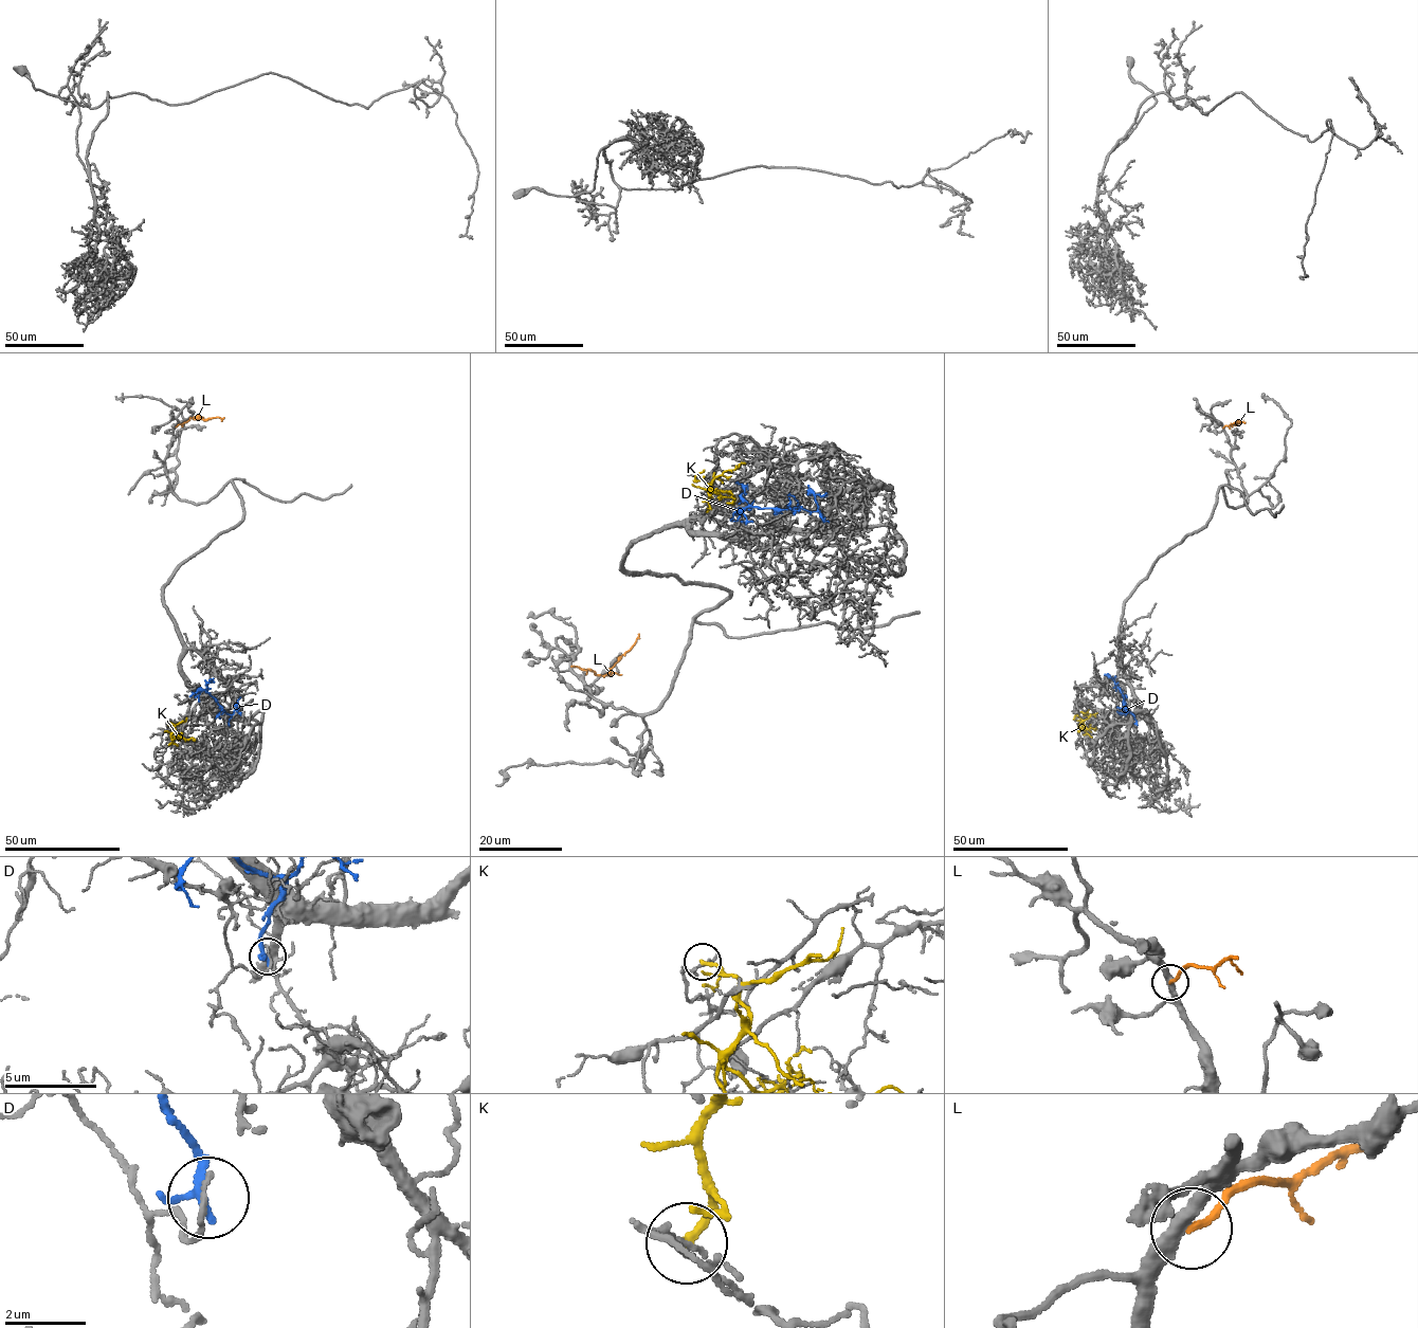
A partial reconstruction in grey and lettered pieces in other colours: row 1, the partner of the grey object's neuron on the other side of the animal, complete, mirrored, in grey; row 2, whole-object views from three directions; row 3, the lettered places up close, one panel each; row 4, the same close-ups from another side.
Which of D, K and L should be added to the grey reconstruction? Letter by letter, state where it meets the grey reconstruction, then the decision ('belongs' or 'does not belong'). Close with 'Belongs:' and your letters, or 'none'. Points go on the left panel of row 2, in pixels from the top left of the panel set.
D: contact (229, 724); does not belong
K: contact (168, 722); does not belong
L: contact (176, 426); does not belong
Belongs: none

